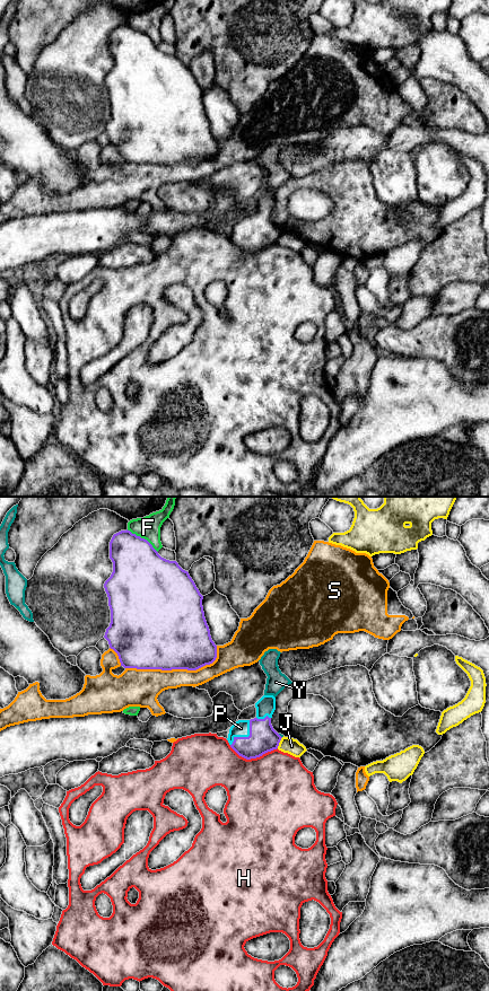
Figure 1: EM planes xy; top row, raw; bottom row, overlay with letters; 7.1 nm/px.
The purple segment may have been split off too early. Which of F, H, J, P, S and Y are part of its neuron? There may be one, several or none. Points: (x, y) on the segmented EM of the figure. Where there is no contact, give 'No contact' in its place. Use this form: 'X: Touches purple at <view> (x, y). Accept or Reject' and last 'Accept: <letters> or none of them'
F: Touches purple at xy (142, 538). Reject
H: Touches purple at xy (253, 757). Reject
J: Touches purple at xy (279, 742). Reject
P: Touches purple at xy (245, 737). Accept
S: Touches purple at xy (176, 668). Reject
Y: Touches purple at xy (280, 736). Reject
Accept: P

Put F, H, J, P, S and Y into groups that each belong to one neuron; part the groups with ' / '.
F / H / J / P / S / Y

